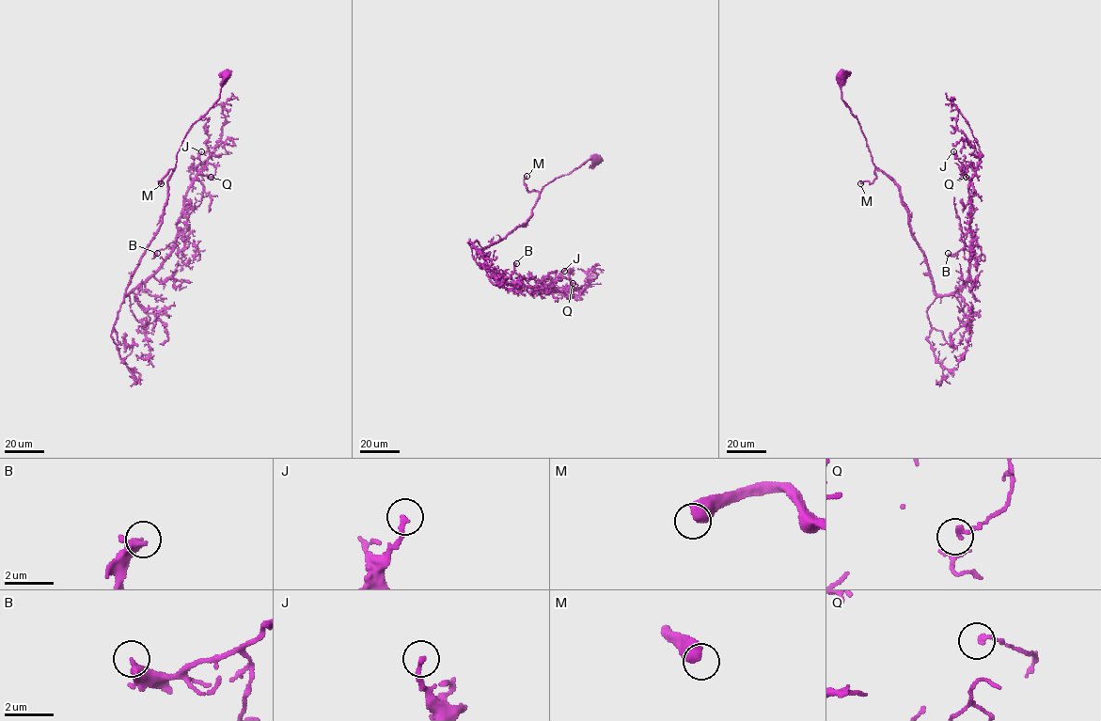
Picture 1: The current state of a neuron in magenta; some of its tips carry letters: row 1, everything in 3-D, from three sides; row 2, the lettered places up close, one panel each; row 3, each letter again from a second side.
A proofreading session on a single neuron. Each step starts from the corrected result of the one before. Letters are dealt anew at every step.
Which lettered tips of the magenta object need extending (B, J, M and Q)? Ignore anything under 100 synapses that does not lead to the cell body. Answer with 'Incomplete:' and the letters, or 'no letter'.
Incomplete: M

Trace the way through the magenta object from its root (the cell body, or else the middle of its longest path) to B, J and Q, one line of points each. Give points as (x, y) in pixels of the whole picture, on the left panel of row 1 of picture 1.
B: (227, 74), (219, 99), (178, 152), (163, 222), (126, 294), (171, 249), (157, 253)
J: (227, 74), (219, 99), (192, 126), (178, 152), (163, 222), (126, 294), (171, 251), (201, 151)
Q: (227, 74), (219, 99), (178, 152), (163, 222), (126, 294), (171, 251), (202, 163), (215, 165), (211, 177)

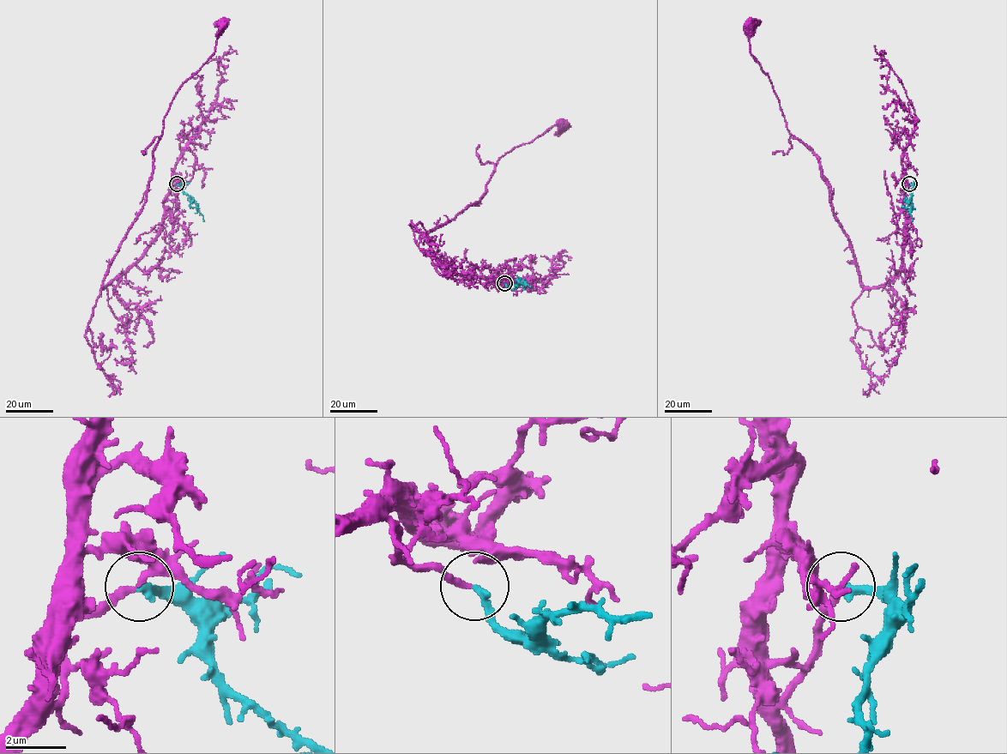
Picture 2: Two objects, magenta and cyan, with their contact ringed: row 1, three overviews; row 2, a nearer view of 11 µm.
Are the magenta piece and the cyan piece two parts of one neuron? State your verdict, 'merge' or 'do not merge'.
merge

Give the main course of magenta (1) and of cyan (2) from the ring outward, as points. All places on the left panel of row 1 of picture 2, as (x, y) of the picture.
1: (176, 183), (165, 202), (159, 233), (102, 286), (147, 198), (164, 116), (181, 86), (214, 51), (223, 23)
2: (177, 183), (195, 204), (203, 221)

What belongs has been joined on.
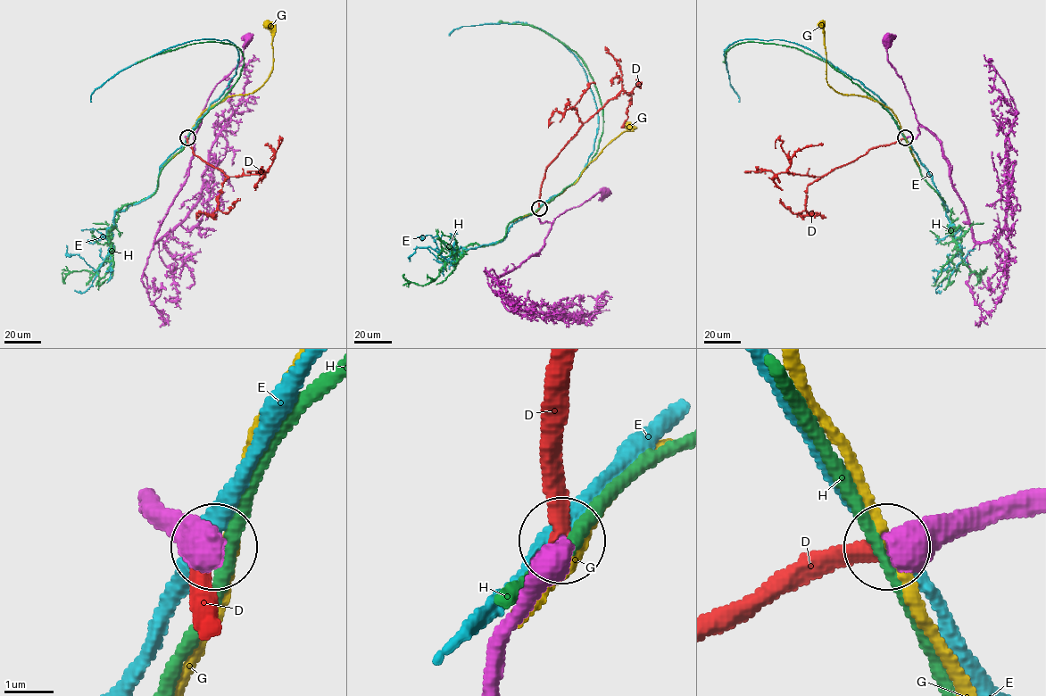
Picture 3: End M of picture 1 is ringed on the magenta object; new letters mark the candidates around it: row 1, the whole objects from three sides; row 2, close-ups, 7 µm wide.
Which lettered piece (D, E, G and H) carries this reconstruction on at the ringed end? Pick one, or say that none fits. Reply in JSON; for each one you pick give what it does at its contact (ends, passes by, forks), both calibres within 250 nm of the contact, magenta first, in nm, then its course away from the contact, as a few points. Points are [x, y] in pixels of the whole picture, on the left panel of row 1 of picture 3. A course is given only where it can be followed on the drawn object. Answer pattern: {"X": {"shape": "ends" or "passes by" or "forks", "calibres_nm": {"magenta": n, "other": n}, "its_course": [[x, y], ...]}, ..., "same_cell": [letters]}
{"D": {"shape": "ends", "calibres_nm": {"magenta": 650, "other": 380}, "its_course": [[187, 137], [187, 144], [195, 155], [230, 176], [265, 172], [271, 165], [274, 153], [270, 144], [265, 144]]}, "same_cell": ["D"]}

